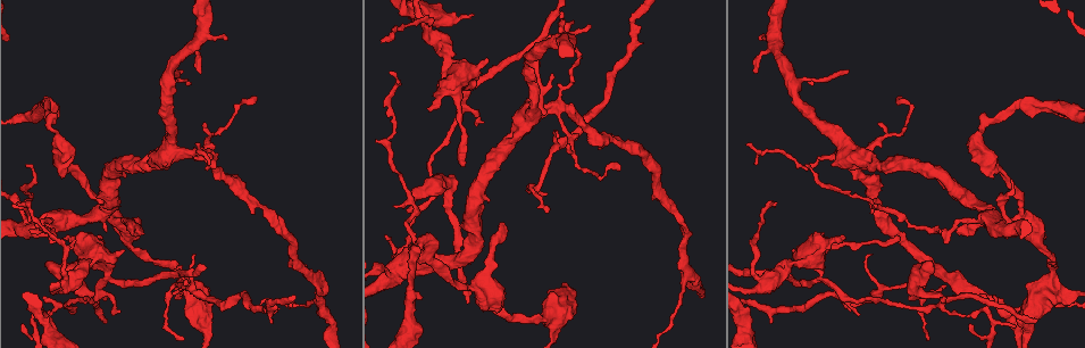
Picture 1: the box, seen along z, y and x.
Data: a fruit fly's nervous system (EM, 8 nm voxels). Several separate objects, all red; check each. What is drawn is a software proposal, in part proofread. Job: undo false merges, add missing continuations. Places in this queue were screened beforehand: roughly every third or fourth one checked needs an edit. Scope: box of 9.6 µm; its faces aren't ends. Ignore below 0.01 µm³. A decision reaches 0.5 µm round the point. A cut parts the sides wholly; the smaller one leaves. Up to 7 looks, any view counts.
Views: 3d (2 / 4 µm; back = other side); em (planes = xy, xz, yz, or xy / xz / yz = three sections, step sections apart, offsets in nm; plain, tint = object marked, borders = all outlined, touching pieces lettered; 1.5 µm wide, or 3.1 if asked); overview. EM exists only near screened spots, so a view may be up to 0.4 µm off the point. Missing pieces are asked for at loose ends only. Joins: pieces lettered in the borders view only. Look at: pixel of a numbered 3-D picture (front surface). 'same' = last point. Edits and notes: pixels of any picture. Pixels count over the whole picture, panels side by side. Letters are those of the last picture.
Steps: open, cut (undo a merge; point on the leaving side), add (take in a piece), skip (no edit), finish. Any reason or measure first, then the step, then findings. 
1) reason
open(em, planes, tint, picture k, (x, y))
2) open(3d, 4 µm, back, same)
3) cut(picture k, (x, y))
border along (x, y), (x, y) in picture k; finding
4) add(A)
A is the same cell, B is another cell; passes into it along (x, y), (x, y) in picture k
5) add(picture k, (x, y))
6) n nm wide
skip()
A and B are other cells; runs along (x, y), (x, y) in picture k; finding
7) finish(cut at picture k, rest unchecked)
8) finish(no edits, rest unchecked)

an open end
open(em, planes, tint, picture 1, (929, 261))

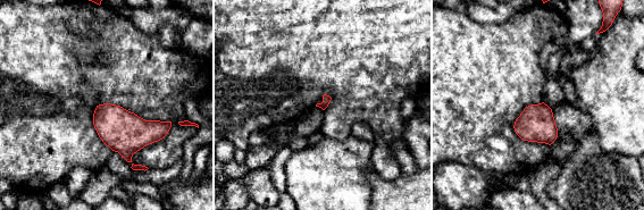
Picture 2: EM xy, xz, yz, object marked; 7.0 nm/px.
open(em, planes, borders, same)

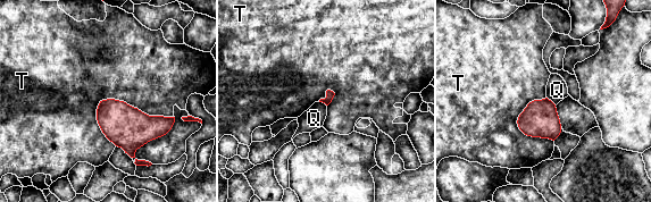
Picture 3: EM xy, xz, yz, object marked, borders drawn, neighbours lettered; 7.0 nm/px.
skip()
Q and T are other cells; border along (96, 109), (118, 99), (173, 117) in picture 3; no lettered piece goes on from it

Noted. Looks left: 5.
open(em, yz, step 8, tint, picture 1, (504, 224))

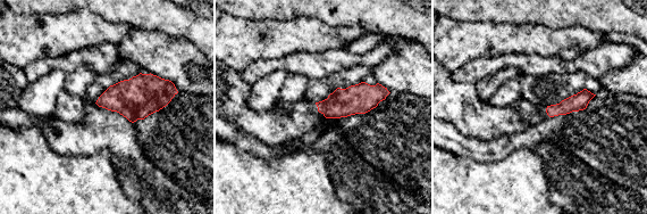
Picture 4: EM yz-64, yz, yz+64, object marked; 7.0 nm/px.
cut it another way
open(em, planes, borders, same)

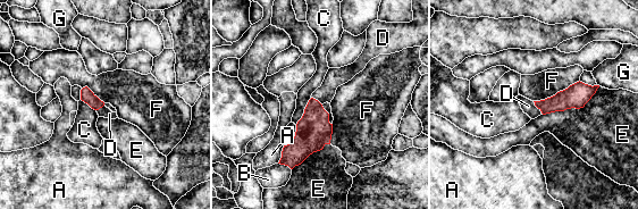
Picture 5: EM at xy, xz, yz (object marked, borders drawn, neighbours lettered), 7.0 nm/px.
add(picture 5, (528, 106))
D is the same cell, A, B, C, E, F and G are other cells; it goes on there

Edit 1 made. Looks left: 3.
thin end
open(em, planes, borders, picture 1, (567, 144))

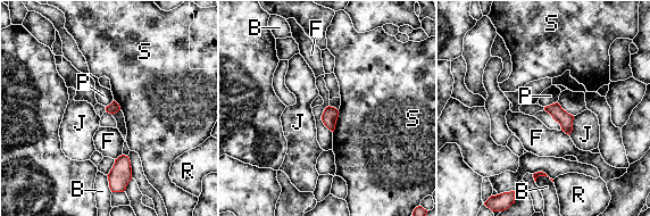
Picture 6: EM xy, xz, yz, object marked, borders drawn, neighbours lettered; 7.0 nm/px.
skip()
B, F, J, P, R and S are other cells; border along (557, 101), (544, 107) in picture 6; none of them fits

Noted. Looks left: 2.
finish(add at picture 5, rest unchecked)

